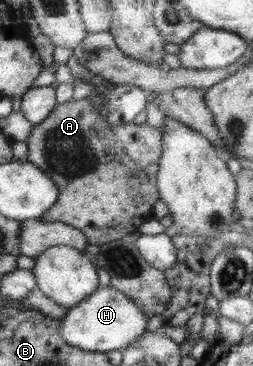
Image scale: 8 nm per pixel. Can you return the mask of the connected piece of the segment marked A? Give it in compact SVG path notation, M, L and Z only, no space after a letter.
M83 98L82 100L69 99L61 105L57 105L41 123L34 124L29 137L25 141L28 145L28 161L36 165L42 172L45 171L45 175L49 175L59 188L59 201L57 201L55 205L52 205L40 219L46 222L63 222L67 225L76 227L85 234L87 244L89 245L101 245L101 243L107 243L121 238L126 239L129 235L139 231L138 228L135 229L139 224L139 219L145 217L147 213L152 213L153 206L160 199L160 193L158 192L156 184L156 175L158 172L159 158L164 148L162 144L162 131L166 126L165 121L161 122L163 125L160 128L153 128L152 123L149 125L149 122L137 125L134 121L119 125L111 125L99 115L99 104L100 103L92 103L92 101L89 101L87 98Z

